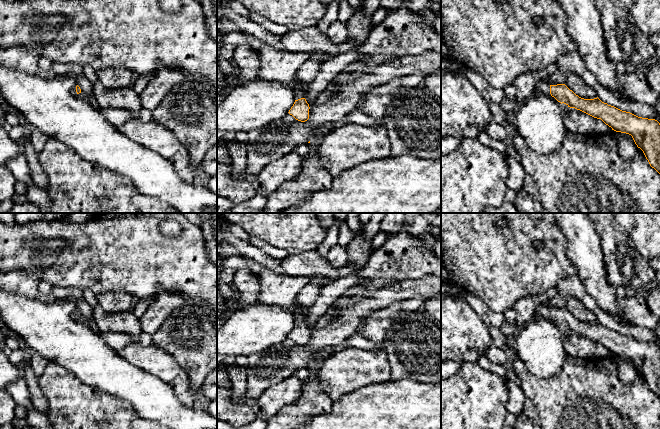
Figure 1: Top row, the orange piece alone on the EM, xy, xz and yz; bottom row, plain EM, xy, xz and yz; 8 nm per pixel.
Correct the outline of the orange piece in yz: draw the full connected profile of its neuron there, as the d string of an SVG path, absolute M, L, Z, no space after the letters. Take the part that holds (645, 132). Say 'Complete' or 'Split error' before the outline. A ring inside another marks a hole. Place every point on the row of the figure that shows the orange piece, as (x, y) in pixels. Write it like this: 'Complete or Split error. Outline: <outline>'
Split error. Outline: M545 80L535 86L535 95L554 97L561 104L580 110L601 119L616 132L632 136L650 166L660 174L660 123L655 119L638 117L602 102L598 97L584 99L576 95L565 84L549 85Z

